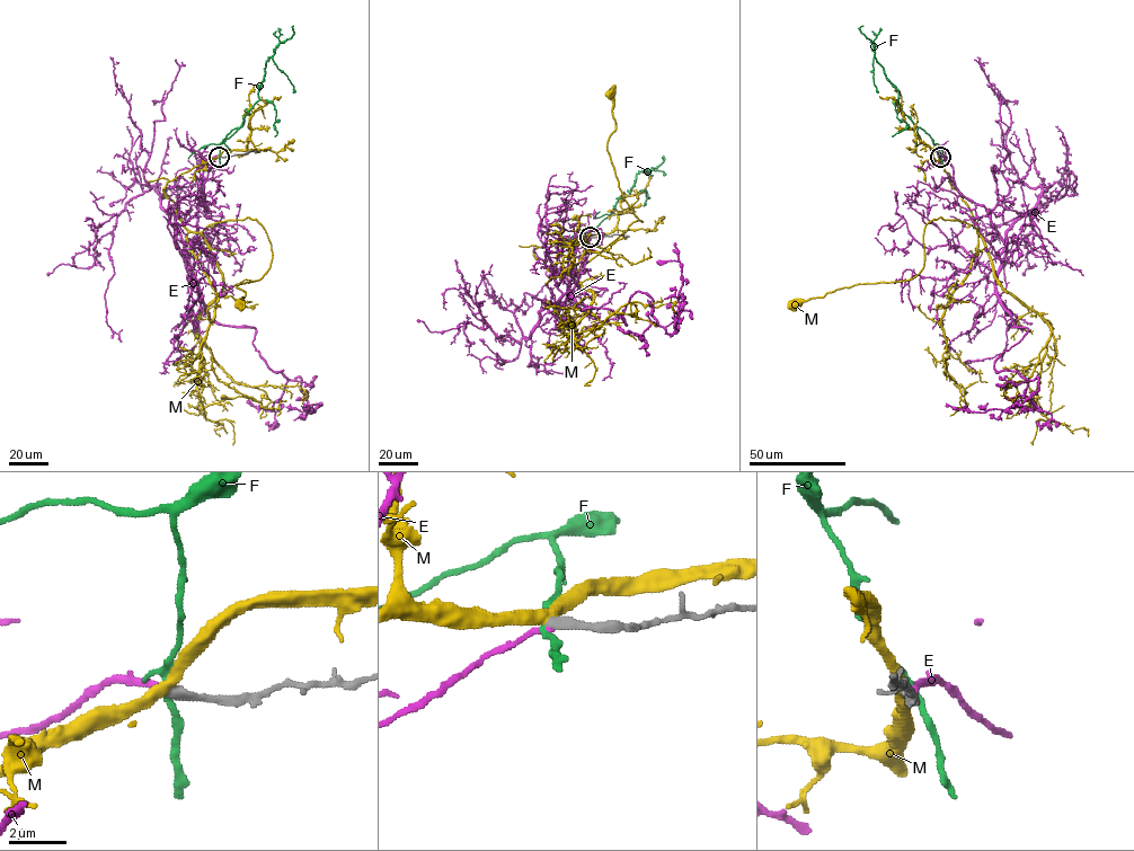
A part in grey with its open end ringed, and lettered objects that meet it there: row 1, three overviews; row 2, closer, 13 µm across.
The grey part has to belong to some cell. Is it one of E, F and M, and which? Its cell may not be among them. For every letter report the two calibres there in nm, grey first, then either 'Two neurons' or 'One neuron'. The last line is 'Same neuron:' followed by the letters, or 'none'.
E: Thickness 360 nm (grey) against 200 nm. One neuron
F: Thickness 360 nm (grey) against 240 nm. Two neurons
M: Thickness 360 nm (grey) against 380 nm. Two neurons
Same neuron: E

